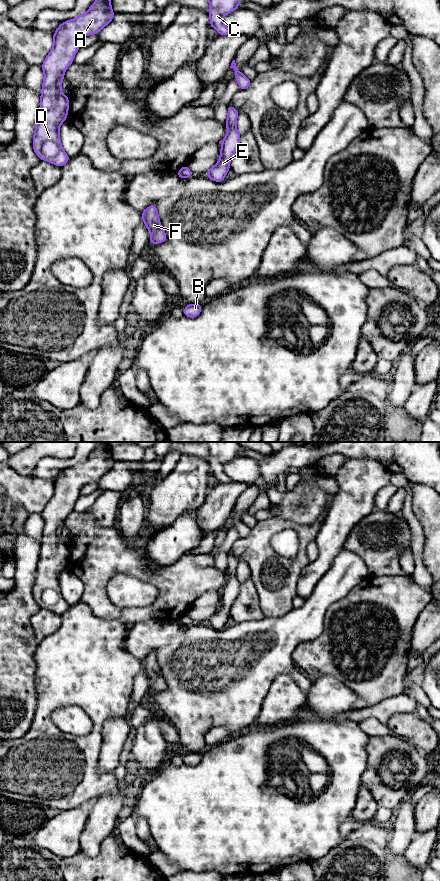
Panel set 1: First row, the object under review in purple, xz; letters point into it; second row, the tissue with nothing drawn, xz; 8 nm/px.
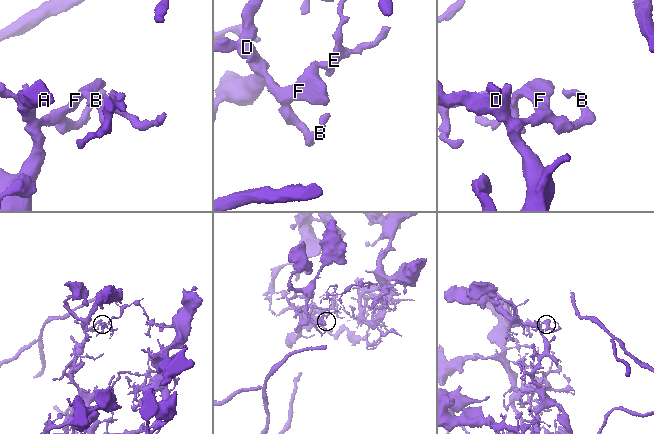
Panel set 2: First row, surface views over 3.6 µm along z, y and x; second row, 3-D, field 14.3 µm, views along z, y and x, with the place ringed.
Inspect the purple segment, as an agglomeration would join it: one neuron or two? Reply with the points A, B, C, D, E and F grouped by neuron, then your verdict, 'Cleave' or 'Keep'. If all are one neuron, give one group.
Groups: A B D F / C E. Cleave

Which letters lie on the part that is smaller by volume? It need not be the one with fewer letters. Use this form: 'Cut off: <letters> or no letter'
Cut off: C, E

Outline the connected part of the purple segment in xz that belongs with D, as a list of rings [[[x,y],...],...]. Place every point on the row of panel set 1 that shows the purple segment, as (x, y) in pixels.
[[[96,0],[85,14],[63,22],[53,34],[53,46],[41,67],[44,72],[33,136],[33,150],[40,160],[62,167],[70,157],[62,148],[59,127],[67,119],[69,99],[61,92],[66,69],[73,63],[81,39],[98,34],[115,13],[111,0]]]

